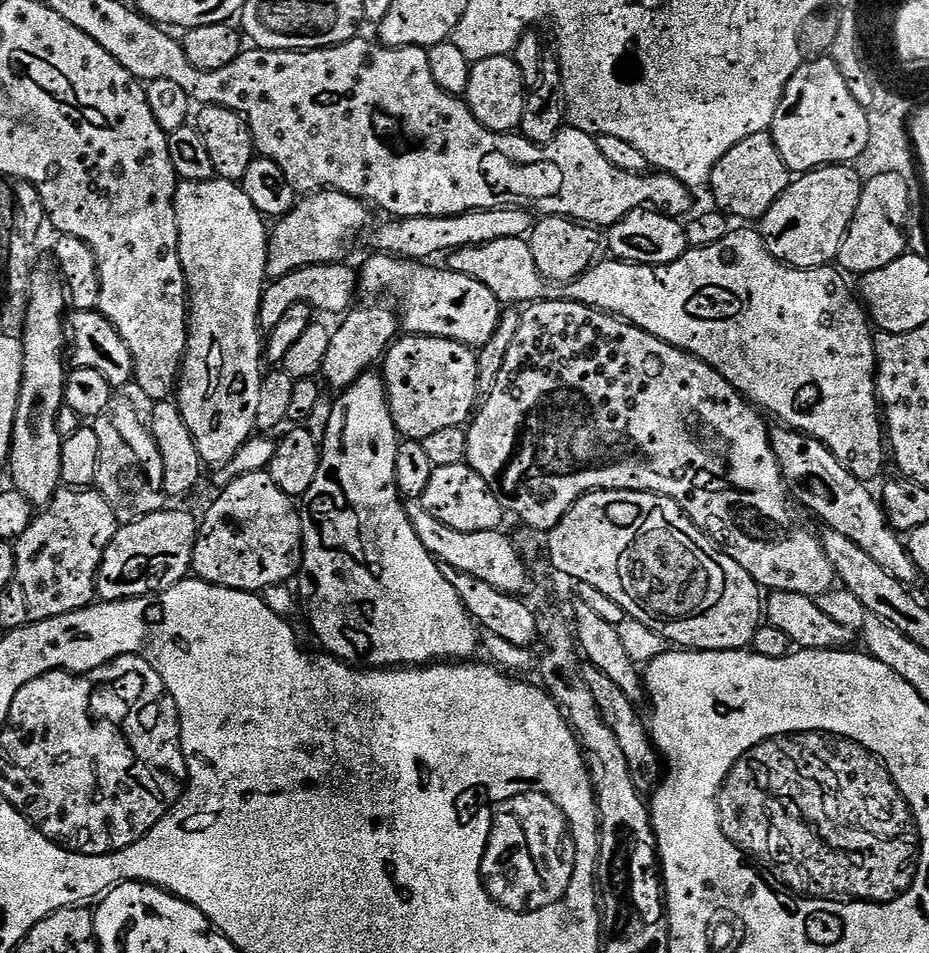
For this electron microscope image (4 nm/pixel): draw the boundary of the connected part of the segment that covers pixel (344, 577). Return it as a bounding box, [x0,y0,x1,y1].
[298,370,477,670]

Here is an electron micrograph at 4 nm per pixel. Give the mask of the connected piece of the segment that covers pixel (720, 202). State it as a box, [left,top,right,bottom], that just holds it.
[710,131,790,222]

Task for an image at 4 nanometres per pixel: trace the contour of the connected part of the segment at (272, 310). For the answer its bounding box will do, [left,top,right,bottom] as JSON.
[260,263,358,330]

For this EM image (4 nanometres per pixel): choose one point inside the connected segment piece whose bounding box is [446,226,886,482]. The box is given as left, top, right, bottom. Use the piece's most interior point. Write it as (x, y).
(793, 342)

